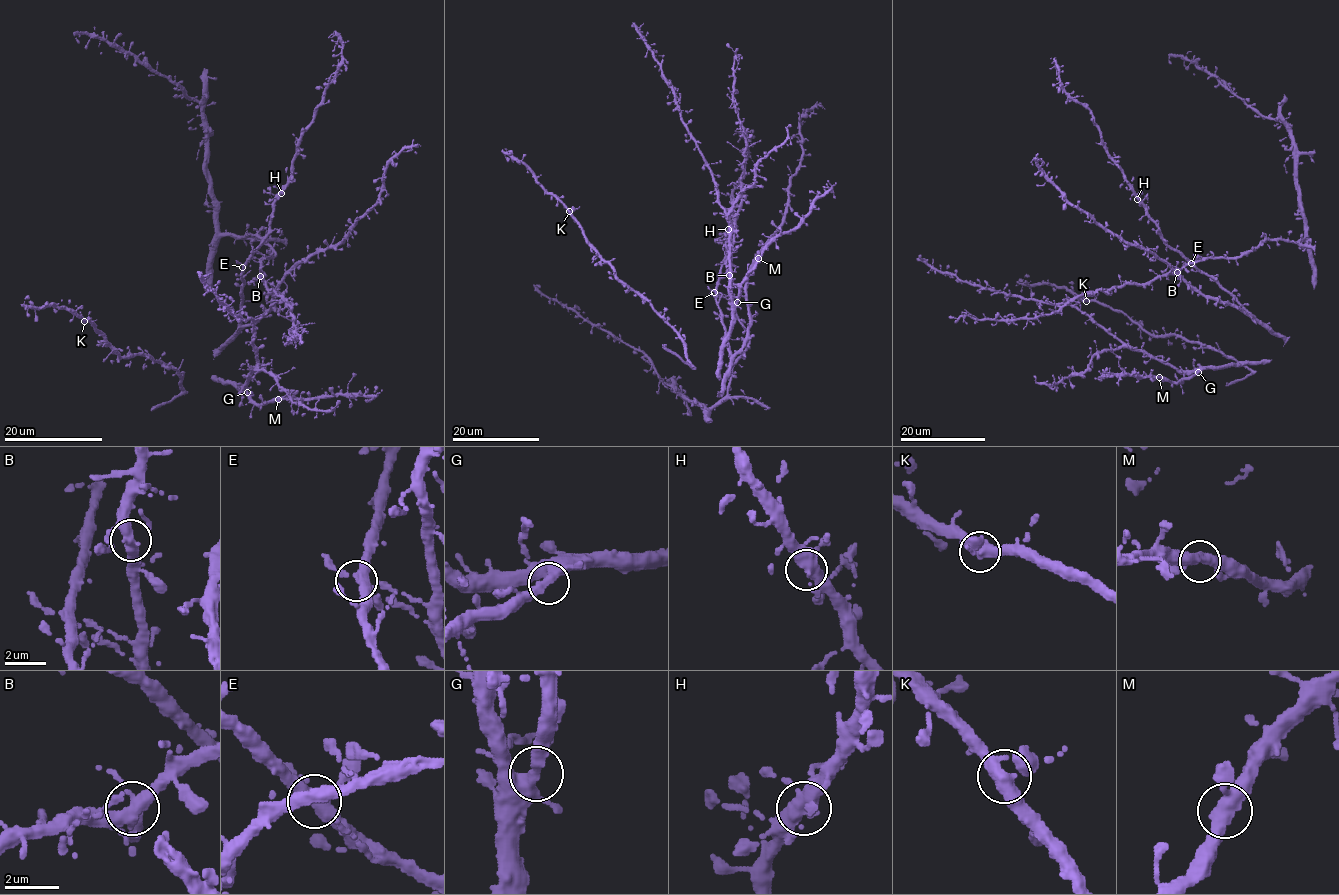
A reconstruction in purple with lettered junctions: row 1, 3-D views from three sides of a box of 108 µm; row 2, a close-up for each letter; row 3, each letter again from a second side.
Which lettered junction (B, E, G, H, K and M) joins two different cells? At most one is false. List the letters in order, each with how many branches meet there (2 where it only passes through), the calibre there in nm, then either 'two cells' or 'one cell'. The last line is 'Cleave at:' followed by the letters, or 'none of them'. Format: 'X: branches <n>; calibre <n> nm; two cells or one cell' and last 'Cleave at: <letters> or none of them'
B: branches 3; calibre 380 nm; one cell
E: branches 3; calibre 360 nm; one cell
G: branches 3; calibre 320 nm; one cell
H: branches 3; calibre 400 nm; one cell
K: branches 3; calibre 360 nm; one cell
M: branches 3; calibre 360 nm; one cell
Cleave at: none of them

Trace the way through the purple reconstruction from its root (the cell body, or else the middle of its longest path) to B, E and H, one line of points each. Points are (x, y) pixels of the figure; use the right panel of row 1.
B: (1069, 303), (1099, 289), (1146, 284), (1178, 272)
E: (1069, 303), (1099, 289), (1150, 282), (1177, 273), (1202, 258), (1197, 256), (1191, 263)
H: (1069, 303), (1099, 289), (1150, 282), (1202, 258), (1187, 261), (1173, 250), (1137, 199)

